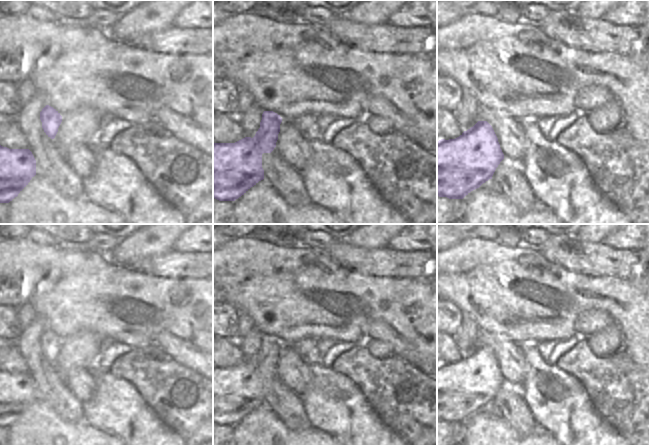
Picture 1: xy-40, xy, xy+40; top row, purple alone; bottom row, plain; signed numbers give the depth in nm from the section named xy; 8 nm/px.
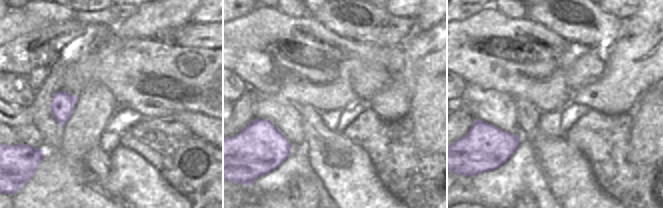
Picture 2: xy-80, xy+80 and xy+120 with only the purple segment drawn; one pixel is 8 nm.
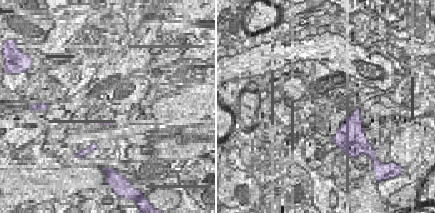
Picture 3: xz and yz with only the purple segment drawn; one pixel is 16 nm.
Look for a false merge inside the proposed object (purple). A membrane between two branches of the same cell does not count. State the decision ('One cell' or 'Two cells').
One cell

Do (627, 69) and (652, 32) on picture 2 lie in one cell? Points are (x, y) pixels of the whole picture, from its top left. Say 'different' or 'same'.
same

